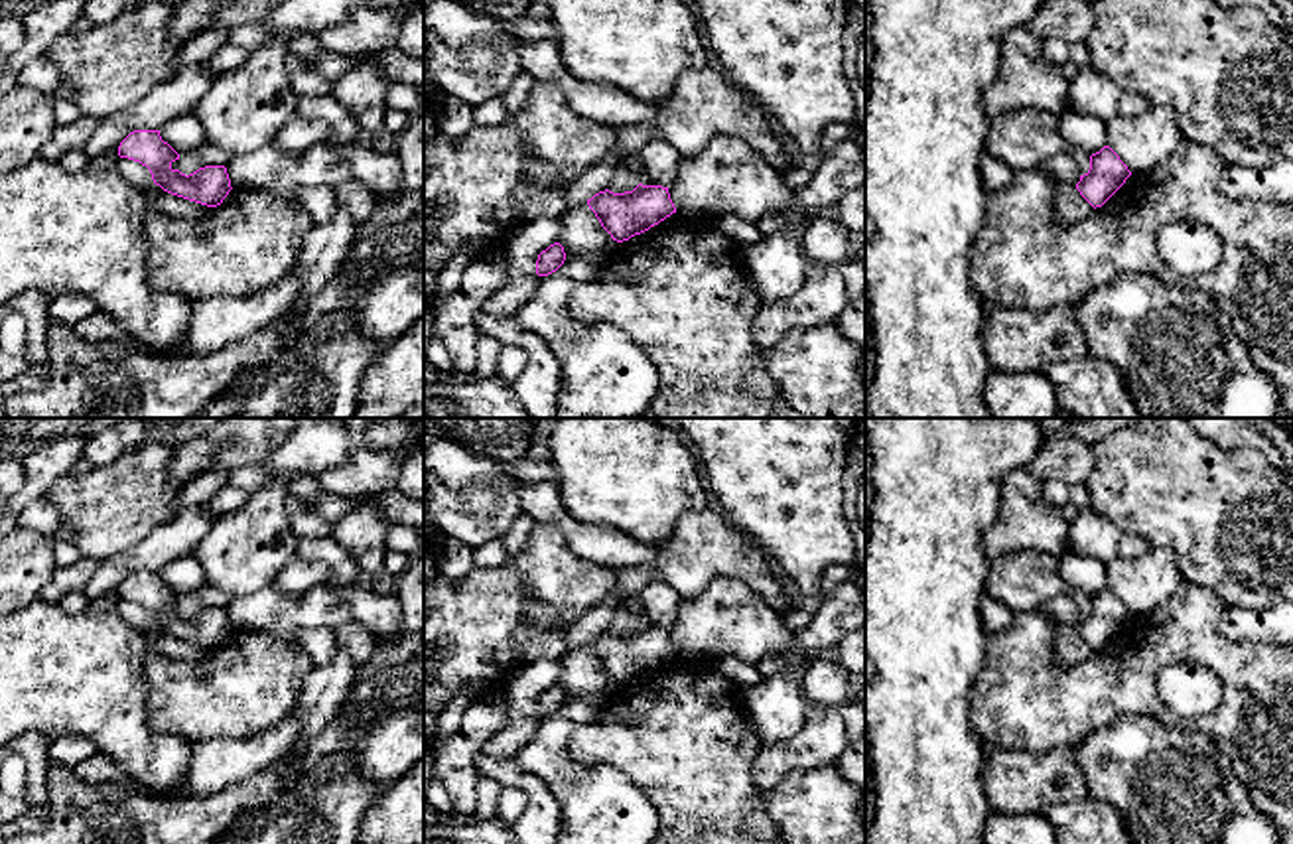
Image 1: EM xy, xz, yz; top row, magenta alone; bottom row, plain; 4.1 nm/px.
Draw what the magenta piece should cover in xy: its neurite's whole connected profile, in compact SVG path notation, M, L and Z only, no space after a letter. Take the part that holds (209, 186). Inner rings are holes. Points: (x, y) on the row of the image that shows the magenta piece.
M160 130L130 132L120 142L118 156L146 166L164 191L207 207L221 205L233 189L225 166L205 166L189 176L173 170L171 164L179 154L162 140Z

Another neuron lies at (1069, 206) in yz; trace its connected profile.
M1062 185L1053 201L1053 215L1058 223L1080 223L1094 207L1080 195L1076 185Z

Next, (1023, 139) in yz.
M1019 108L991 120L986 152L1003 160L1013 172L1039 170L1049 158L1070 152L1082 176L1088 174L1092 156L1062 138L1058 116L1039 108Z

